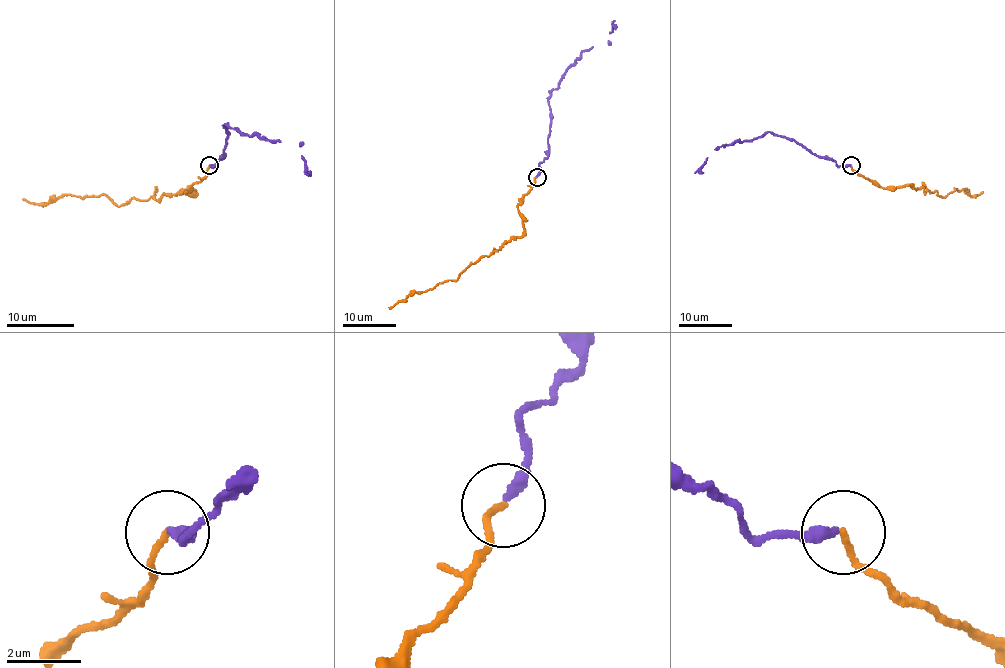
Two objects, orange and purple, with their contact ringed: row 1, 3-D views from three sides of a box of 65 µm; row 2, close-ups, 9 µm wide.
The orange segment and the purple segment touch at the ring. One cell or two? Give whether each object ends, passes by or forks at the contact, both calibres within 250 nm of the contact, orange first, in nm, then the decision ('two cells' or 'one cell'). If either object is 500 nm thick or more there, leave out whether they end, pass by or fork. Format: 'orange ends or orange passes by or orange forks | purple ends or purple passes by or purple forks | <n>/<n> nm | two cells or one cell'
orange ends | purple ends | 160/320 nm | one cell

